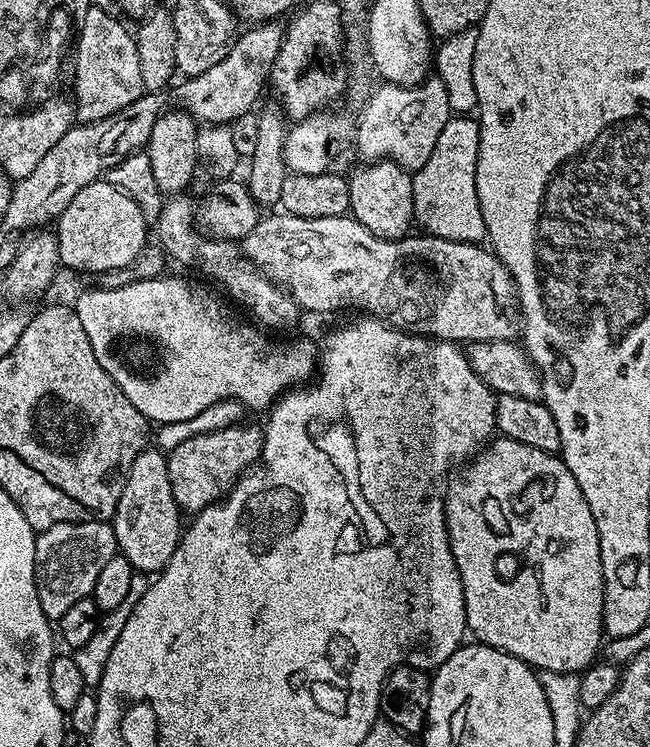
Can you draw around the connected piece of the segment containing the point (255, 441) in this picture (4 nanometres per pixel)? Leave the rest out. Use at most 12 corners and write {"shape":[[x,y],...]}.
{"shape":[[256,424],[200,432],[167,453],[181,513],[225,499],[259,461]]}

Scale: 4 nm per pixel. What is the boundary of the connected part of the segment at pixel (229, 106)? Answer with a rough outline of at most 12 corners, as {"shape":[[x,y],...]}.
{"shape":[[285,25],[241,31],[206,74],[183,81],[179,107],[231,125],[257,107]]}

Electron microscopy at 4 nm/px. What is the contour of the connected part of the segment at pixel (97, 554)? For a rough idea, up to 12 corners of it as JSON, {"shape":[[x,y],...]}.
{"shape":[[111,523],[39,533],[38,598],[49,621],[87,600],[117,555]]}

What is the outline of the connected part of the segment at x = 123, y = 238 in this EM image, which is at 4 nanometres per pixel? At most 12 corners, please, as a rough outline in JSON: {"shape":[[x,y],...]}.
{"shape":[[107,179],[55,221],[61,265],[131,268],[150,226]]}

